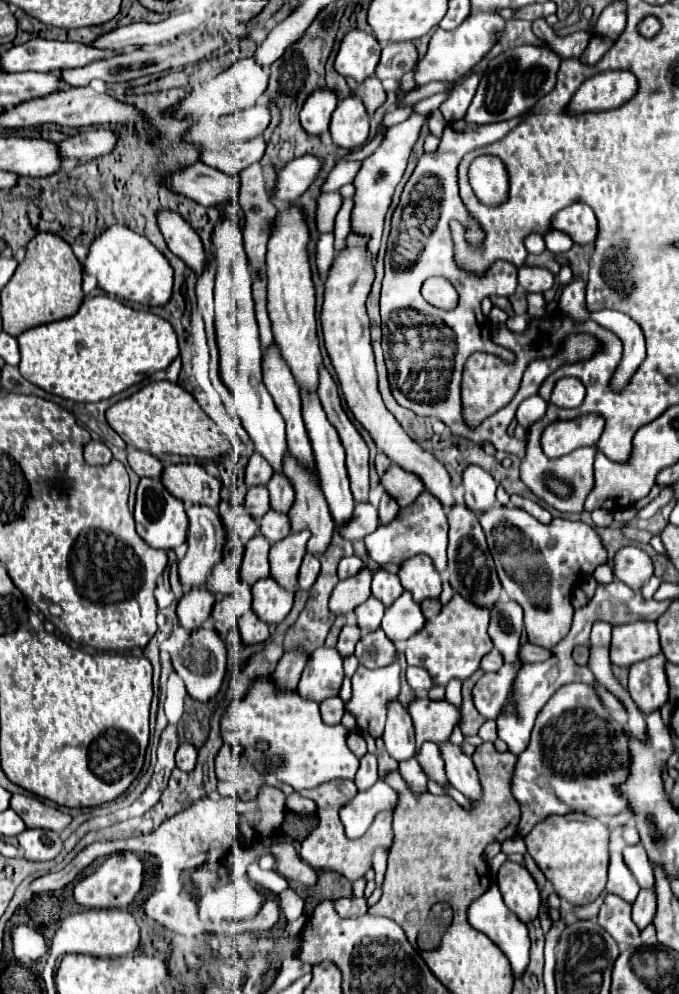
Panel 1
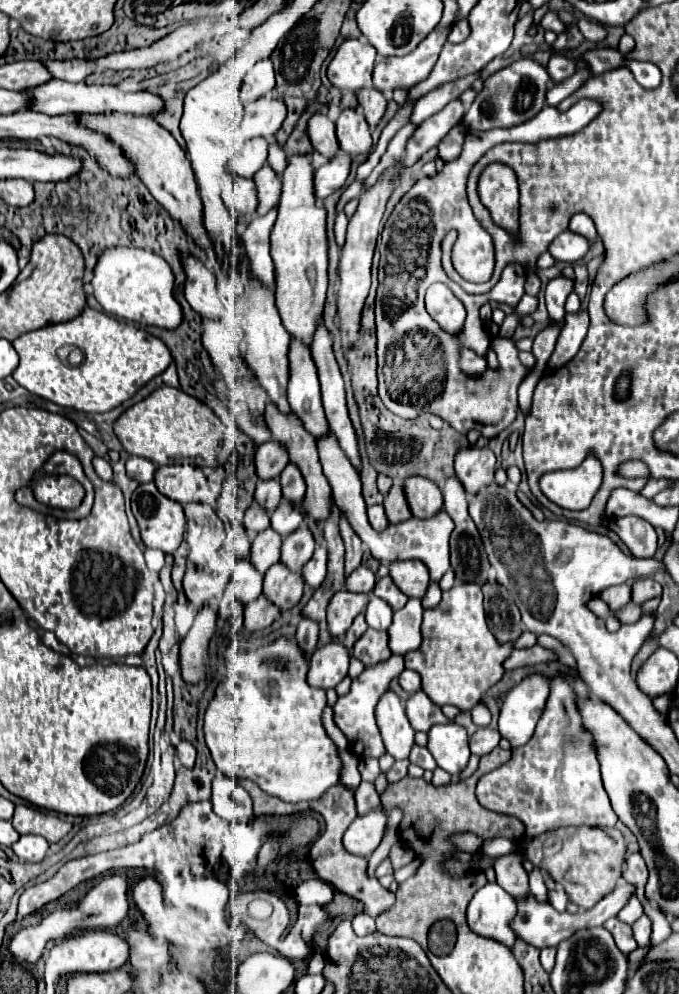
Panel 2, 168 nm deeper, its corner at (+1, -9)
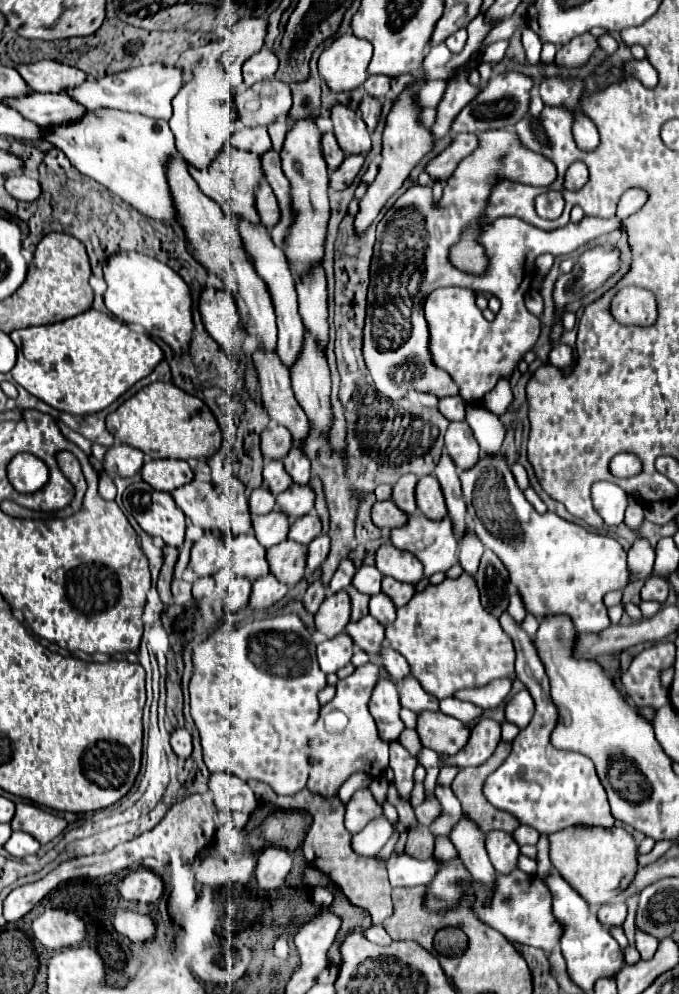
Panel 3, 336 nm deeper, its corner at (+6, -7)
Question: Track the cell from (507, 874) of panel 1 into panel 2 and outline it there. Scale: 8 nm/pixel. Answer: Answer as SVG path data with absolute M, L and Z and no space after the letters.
M518 852L502 856L494 864L496 870L496 880L498 884L518 902L524 900L530 894L528 888L528 874L522 868L522 856Z

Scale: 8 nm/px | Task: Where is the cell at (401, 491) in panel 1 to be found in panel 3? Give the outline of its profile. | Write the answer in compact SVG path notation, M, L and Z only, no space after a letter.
M425 476L417 484L417 506L419 510L431 518L431 520L441 520L447 516L447 506L445 498L441 492L441 486L435 476Z

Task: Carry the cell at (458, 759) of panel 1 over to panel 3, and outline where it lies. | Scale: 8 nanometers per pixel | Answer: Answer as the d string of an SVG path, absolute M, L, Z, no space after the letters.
M423 710L417 720L417 732L421 744L433 748L437 754L457 754L469 738L469 730L463 722L443 712Z

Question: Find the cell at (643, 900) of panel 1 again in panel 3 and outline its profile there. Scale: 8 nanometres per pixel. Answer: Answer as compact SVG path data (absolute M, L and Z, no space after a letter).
M637 930L635 942L637 942L637 950L639 950L639 954L641 954L641 960L651 960L651 958L655 956L655 950L657 950L657 946L659 946L657 940L653 940L653 938L649 938L647 934L641 934L641 932Z

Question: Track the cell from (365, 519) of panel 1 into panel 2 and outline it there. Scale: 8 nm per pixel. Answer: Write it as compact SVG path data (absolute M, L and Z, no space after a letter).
M370 506L370 508L368 508L368 522L370 522L370 526L372 526L376 532L384 530L384 528L388 526L384 508L382 508L382 506Z

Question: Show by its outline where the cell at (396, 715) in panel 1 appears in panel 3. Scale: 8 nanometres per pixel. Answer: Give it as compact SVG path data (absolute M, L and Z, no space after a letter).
M381 678L375 684L373 696L369 700L369 712L377 722L381 738L385 738L387 742L399 738L401 730L405 728L399 718L399 710L401 704L399 704L399 692L395 682L389 678Z

